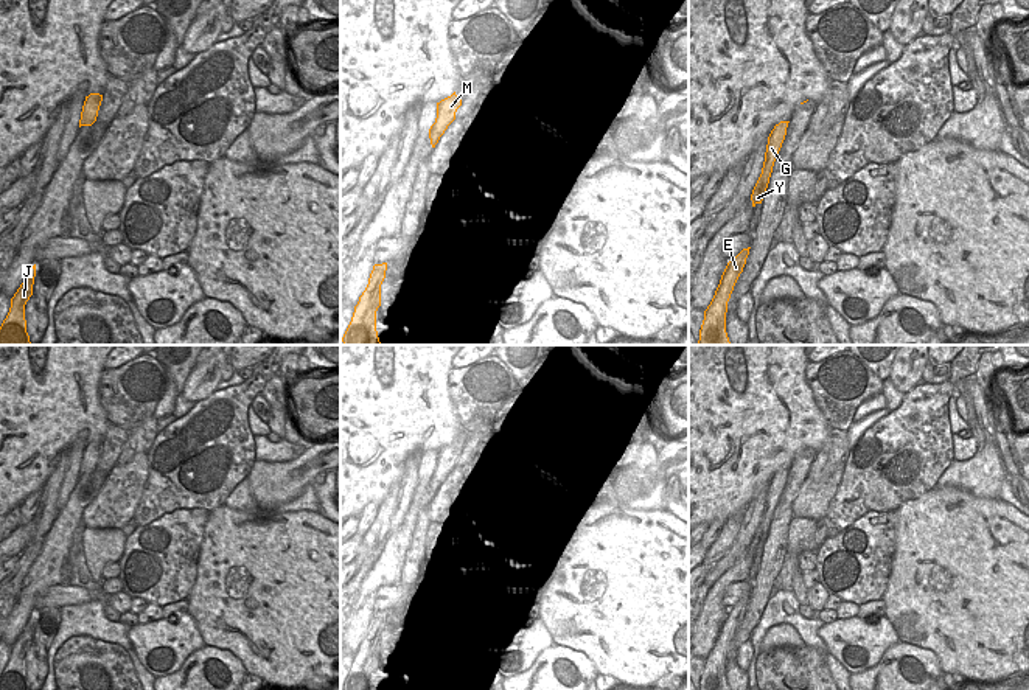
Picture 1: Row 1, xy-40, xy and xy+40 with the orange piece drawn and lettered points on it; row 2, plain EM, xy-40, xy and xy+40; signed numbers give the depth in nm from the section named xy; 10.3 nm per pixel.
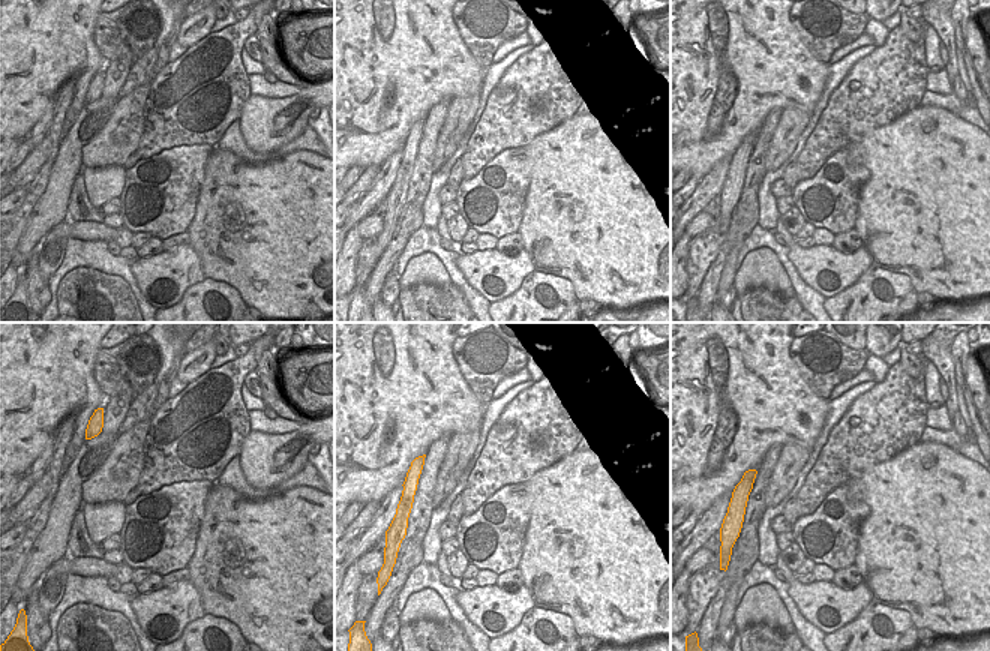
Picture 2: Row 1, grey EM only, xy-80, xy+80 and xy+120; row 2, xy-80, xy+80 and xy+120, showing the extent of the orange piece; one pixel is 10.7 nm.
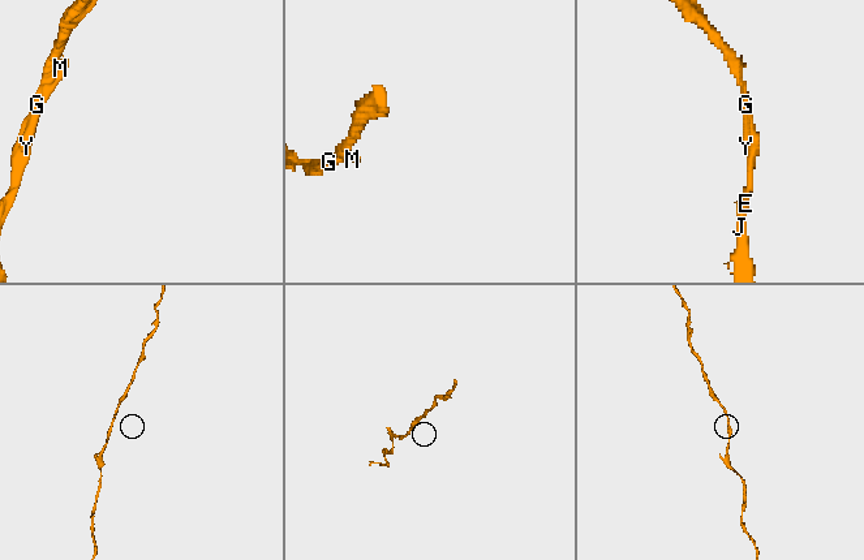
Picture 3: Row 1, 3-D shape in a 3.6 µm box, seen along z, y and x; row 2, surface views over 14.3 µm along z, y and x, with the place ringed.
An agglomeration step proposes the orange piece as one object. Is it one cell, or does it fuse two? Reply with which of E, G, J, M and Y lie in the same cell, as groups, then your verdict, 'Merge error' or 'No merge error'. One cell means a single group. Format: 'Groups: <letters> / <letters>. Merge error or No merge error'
Groups: E G J M Y. No merge error

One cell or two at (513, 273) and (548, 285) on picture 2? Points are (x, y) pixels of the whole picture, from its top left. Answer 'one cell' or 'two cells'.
two cells

